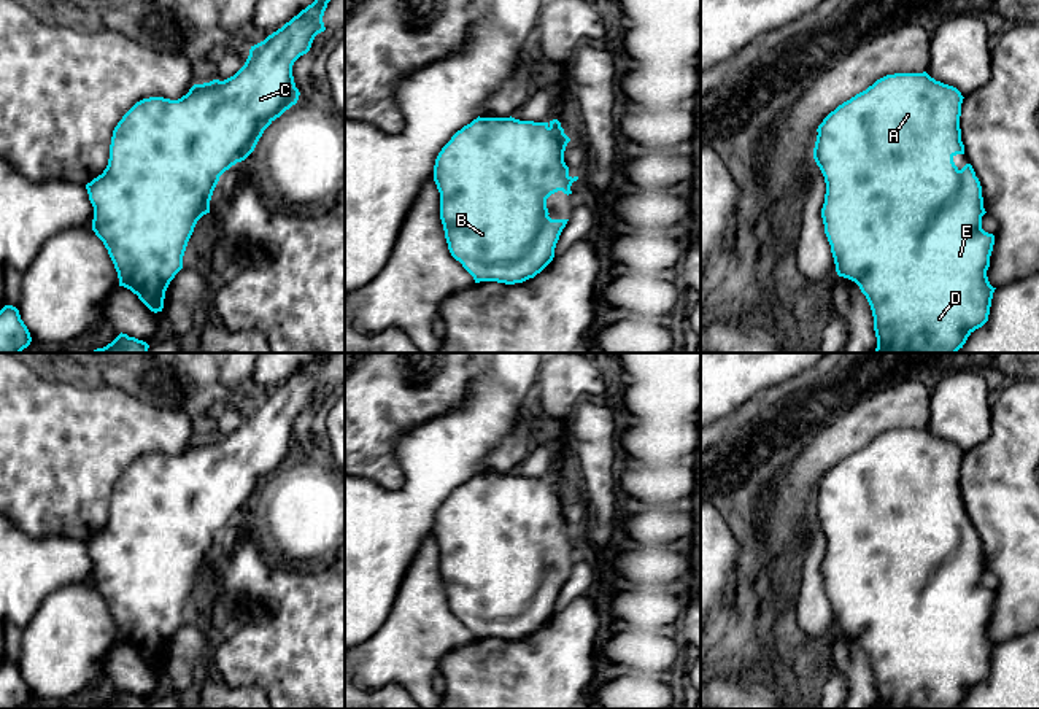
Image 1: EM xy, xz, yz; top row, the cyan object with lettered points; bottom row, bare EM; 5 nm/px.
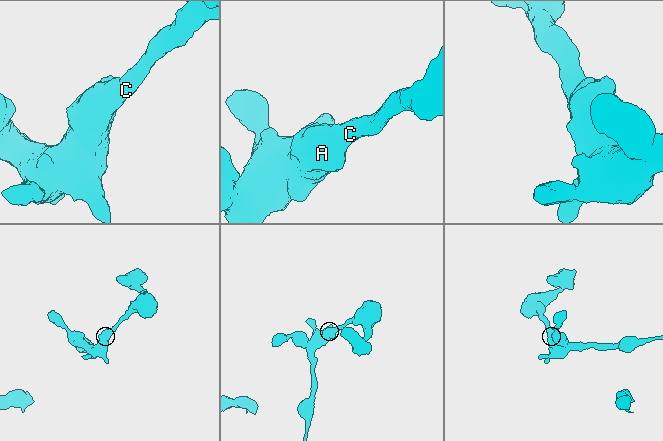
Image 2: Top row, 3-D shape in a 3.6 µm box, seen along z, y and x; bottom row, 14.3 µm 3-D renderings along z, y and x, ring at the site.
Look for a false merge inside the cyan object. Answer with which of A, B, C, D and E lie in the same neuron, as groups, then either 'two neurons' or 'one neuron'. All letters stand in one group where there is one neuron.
A B C D E; one neuron

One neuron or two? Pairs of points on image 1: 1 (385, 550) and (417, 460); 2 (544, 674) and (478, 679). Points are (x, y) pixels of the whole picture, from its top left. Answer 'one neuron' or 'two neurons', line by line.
1: one neuron
2: one neuron

